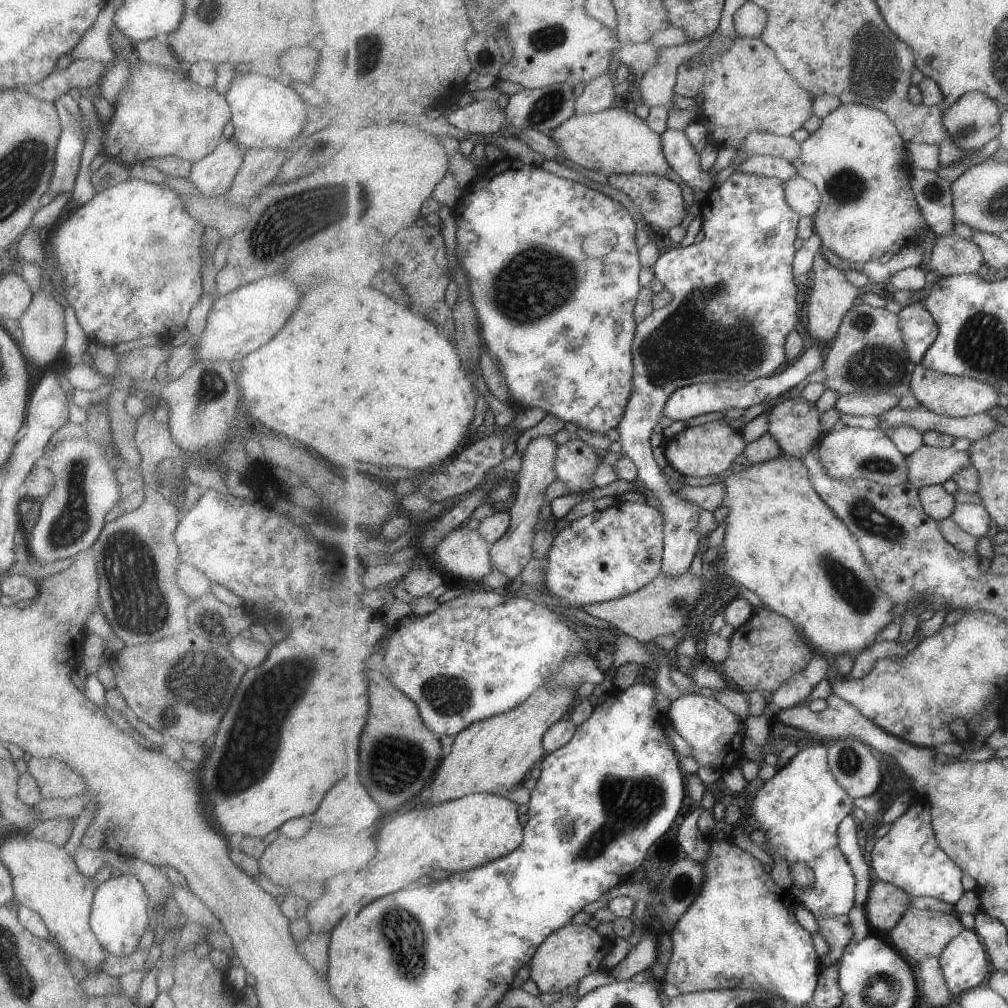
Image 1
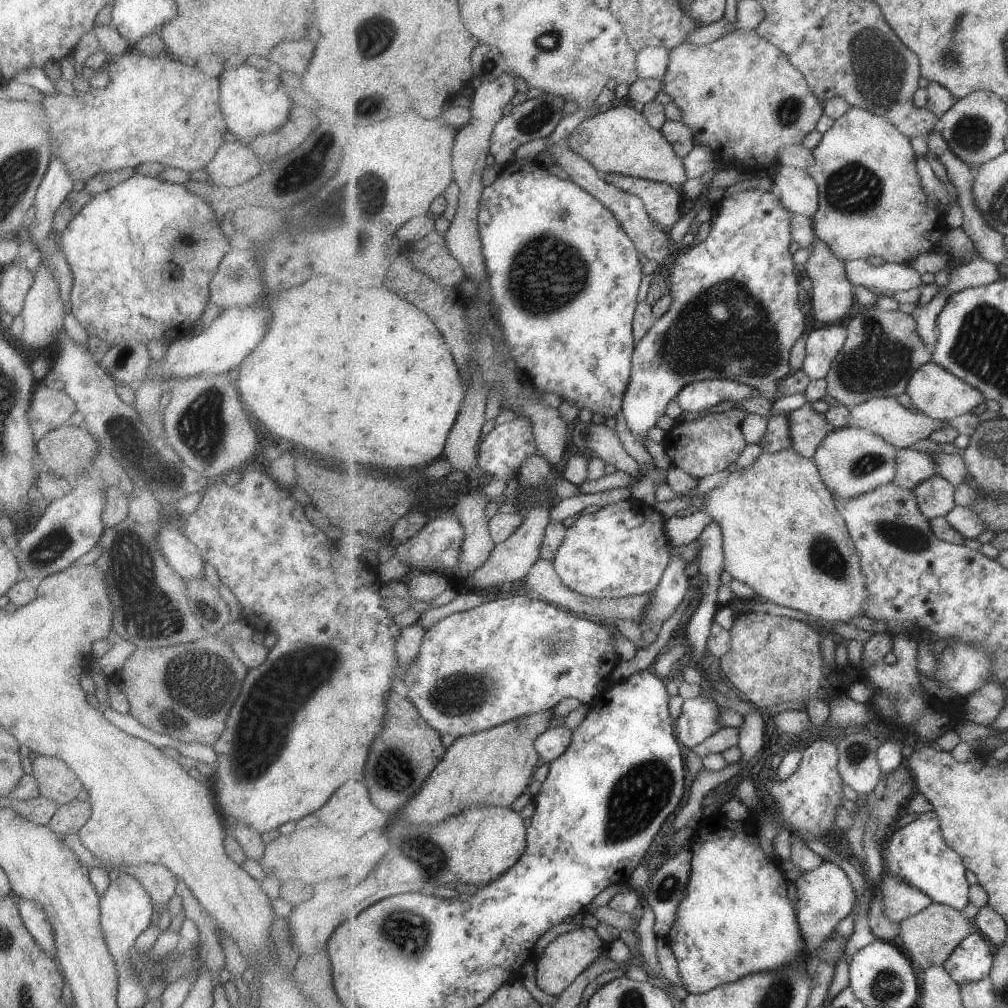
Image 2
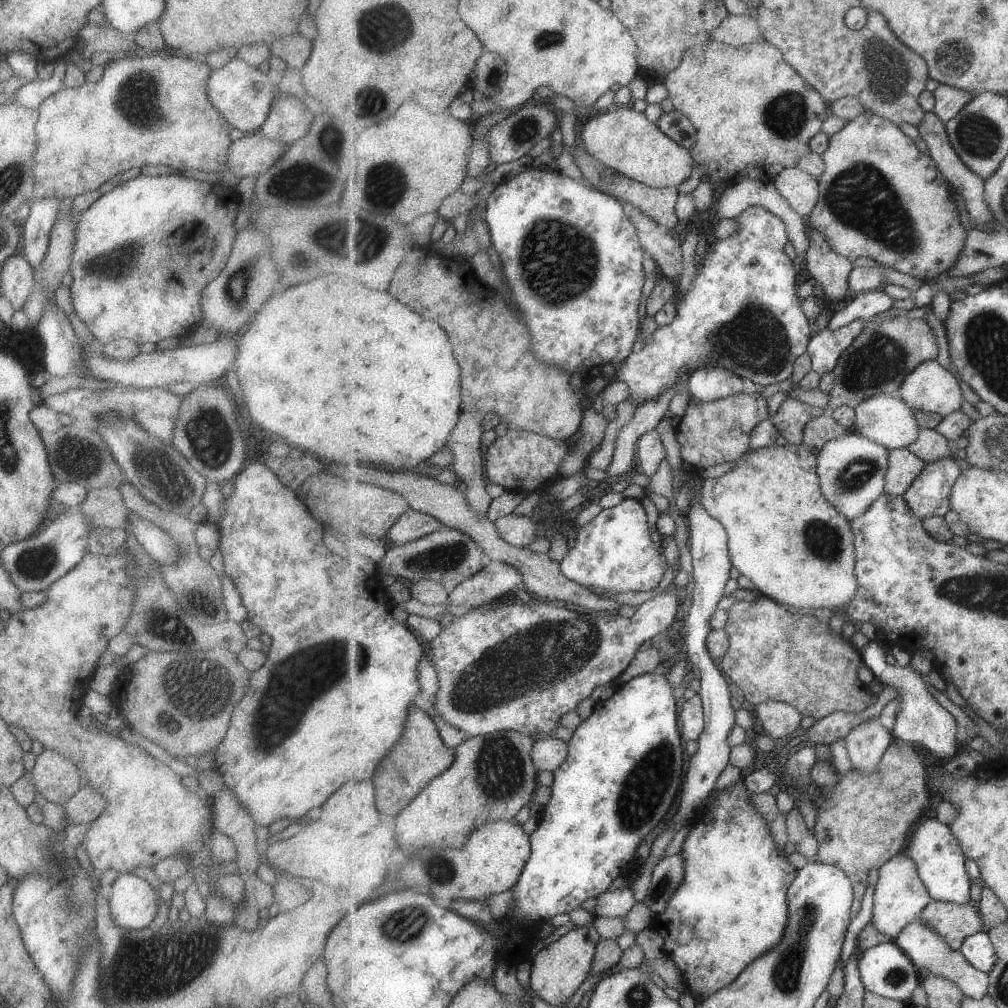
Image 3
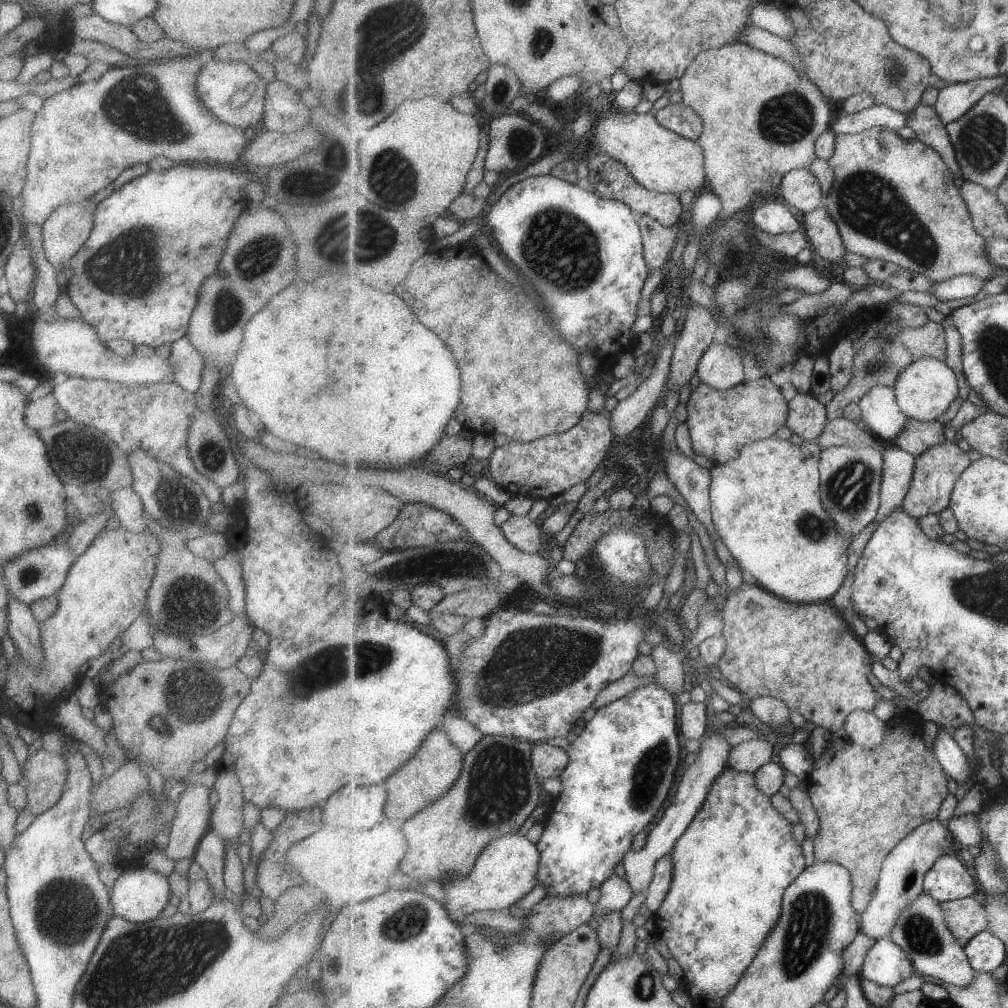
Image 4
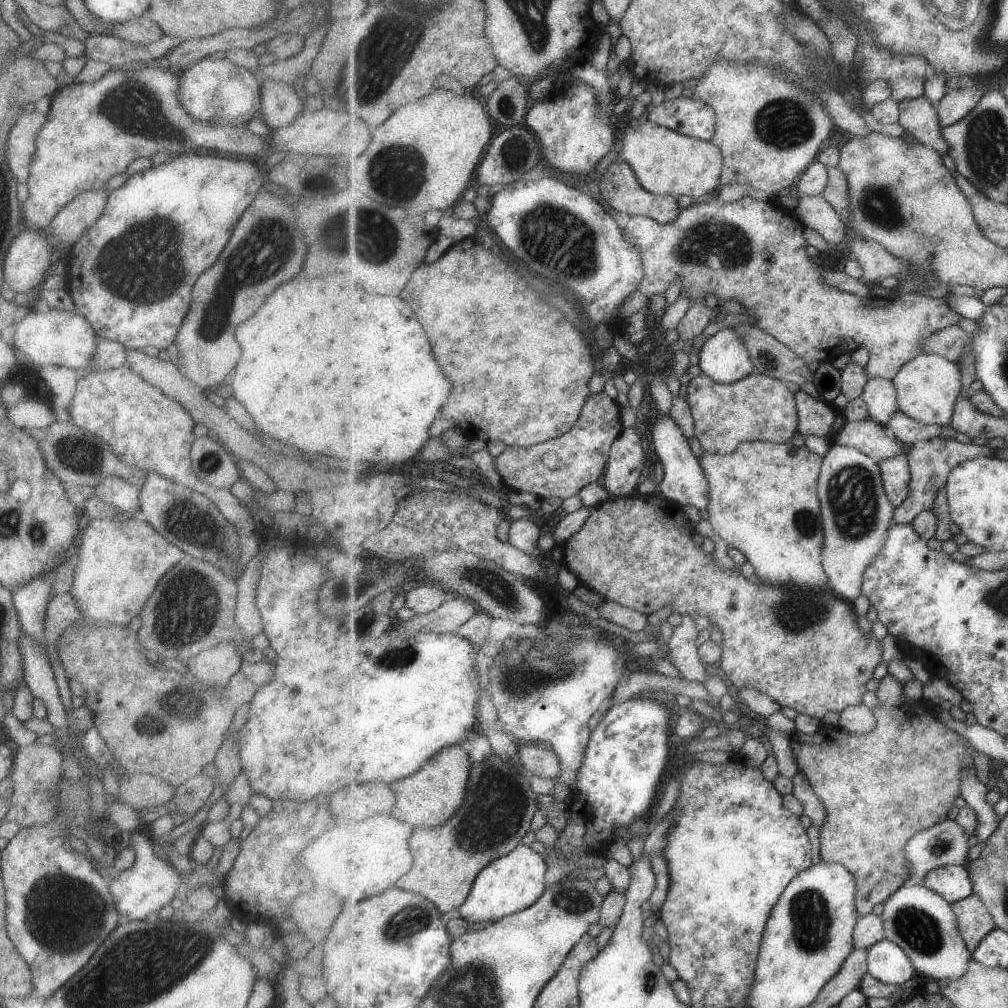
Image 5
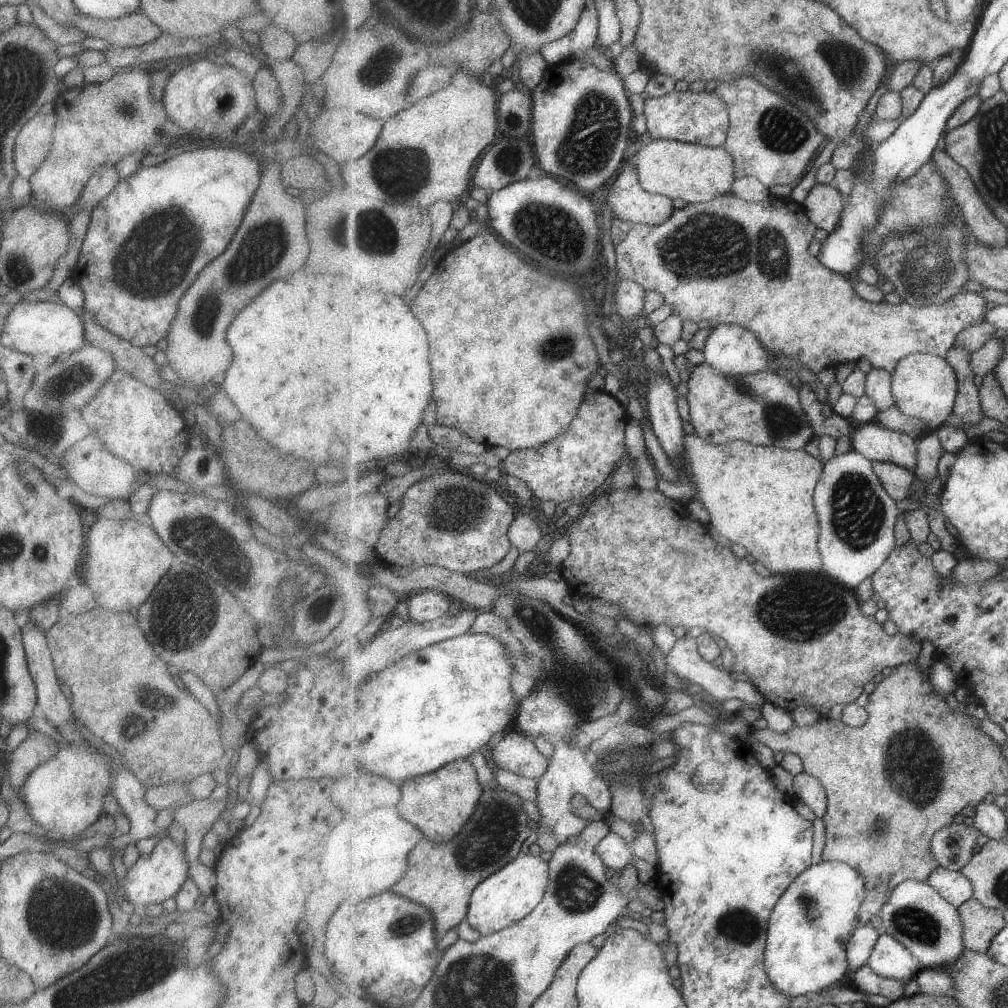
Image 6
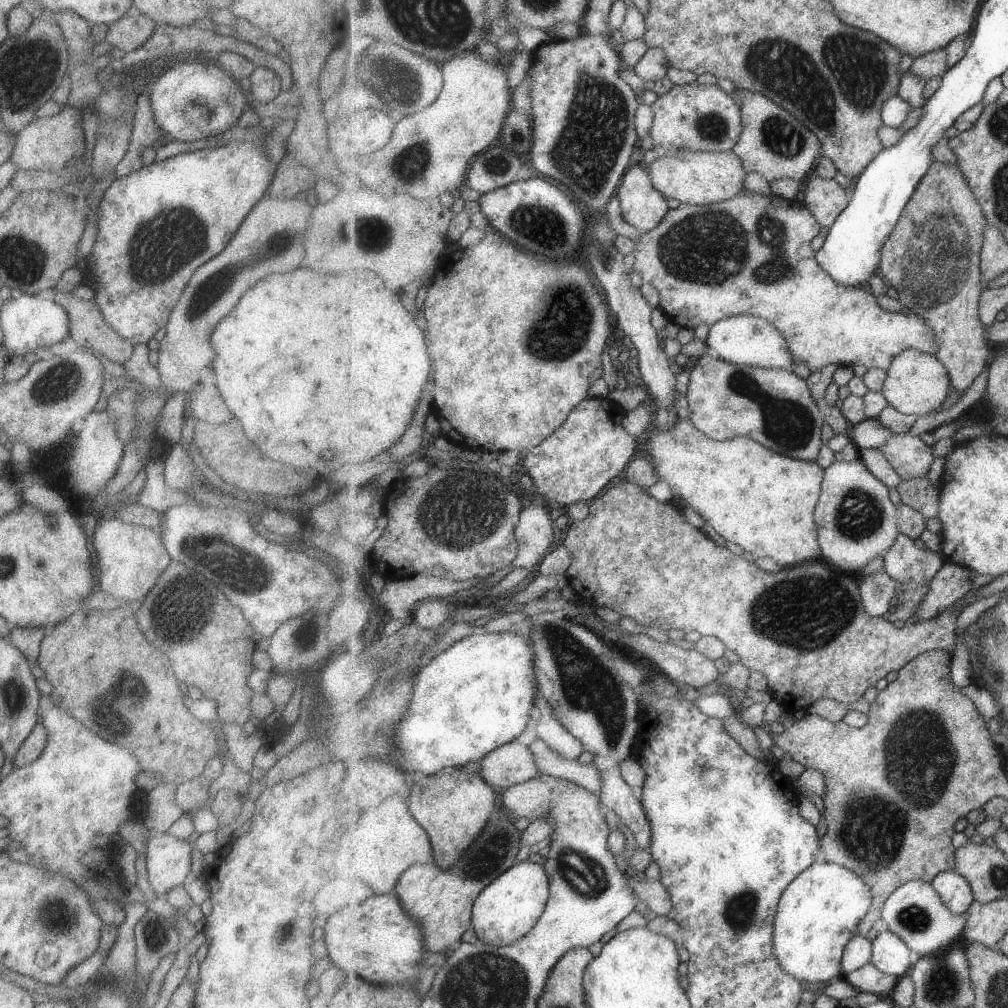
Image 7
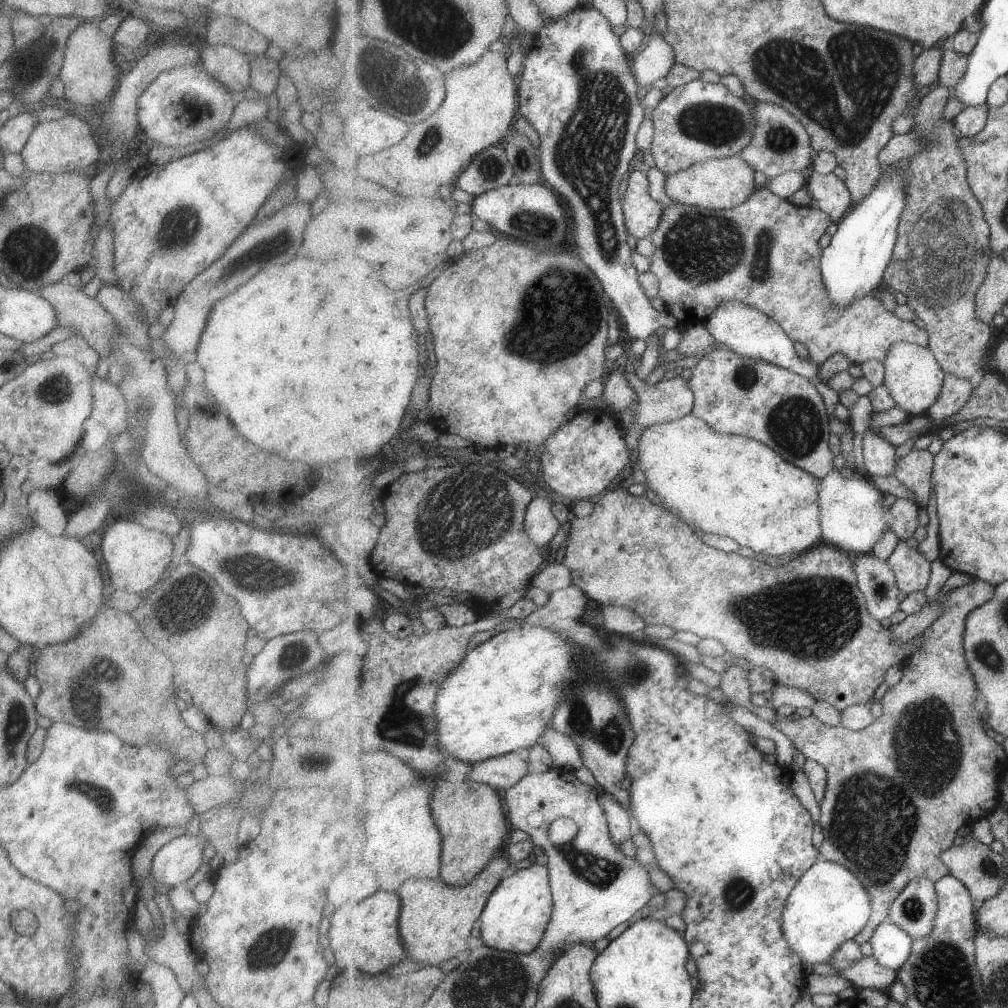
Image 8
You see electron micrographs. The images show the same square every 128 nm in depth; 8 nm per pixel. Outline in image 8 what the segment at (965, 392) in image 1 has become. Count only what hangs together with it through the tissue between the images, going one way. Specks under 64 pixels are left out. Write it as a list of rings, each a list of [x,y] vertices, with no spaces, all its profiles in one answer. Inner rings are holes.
[[[910,342],[896,344],[892,348],[886,364],[885,386],[888,386],[896,403],[913,417],[928,414],[942,395],[944,378],[947,374],[931,348]]]

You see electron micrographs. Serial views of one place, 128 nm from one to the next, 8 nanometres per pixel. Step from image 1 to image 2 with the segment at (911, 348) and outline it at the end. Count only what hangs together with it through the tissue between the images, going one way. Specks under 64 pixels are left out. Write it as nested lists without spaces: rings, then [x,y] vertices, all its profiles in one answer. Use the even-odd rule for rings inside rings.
[[[939,292],[927,306],[920,305],[920,308],[913,314],[914,318],[918,320],[918,334],[931,348],[939,342],[941,335],[939,333],[940,314],[944,312],[944,308],[952,296],[954,296],[954,292]]]

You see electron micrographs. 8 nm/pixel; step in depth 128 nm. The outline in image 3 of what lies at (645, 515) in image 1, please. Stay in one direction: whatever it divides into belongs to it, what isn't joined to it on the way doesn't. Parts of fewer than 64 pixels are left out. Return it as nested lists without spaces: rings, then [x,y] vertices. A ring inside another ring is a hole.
[[[624,498],[615,507],[604,509],[589,524],[578,528],[571,551],[562,563],[568,578],[600,592],[650,592],[660,586],[668,570],[668,558],[654,540],[646,498]]]

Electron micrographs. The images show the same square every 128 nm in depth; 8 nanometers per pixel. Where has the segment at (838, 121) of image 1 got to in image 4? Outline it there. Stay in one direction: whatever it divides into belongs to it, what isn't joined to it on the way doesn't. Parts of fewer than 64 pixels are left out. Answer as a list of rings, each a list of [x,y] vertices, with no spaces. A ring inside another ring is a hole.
[[[875,126],[858,134],[838,135],[836,154],[829,162],[836,170],[836,184],[824,205],[839,224],[849,252],[894,262],[935,282],[974,275],[987,283],[997,277],[995,271],[1002,267],[996,266],[988,254],[989,240],[976,228],[956,174],[936,148],[918,138],[902,138],[895,130]]]

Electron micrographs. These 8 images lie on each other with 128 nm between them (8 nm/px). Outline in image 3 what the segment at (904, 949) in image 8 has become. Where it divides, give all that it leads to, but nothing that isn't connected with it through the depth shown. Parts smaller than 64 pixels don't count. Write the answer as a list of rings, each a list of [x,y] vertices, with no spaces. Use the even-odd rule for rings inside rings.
[[[896,940],[866,950],[862,960],[860,960],[860,970],[868,991],[886,996],[886,998],[900,1000],[908,1006],[911,1006],[911,1002],[914,1000],[914,992],[922,982],[919,966]]]

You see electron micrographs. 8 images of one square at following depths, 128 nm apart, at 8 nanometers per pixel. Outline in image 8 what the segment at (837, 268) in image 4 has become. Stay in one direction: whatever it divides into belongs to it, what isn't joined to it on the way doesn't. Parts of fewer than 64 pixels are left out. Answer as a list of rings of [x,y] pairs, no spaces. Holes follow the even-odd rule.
[[[814,172],[808,183],[813,202],[811,207],[826,212],[832,222],[840,224],[840,220],[855,205],[851,189],[836,174],[822,175]]]

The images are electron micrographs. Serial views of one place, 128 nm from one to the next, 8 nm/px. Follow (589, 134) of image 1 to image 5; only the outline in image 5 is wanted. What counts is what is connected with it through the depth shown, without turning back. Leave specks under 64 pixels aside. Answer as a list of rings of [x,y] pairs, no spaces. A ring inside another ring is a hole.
[[[631,120],[623,134],[622,158],[636,168],[641,183],[652,194],[692,196],[695,199],[705,194],[717,194],[724,185],[724,152],[712,141],[683,135],[681,132],[656,126],[654,122]]]

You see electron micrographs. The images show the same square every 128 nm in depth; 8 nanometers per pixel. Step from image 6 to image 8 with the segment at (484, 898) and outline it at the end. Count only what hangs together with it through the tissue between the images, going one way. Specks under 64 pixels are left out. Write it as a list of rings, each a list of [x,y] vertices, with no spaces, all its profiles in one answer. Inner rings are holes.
[[[540,864],[520,870],[500,884],[487,903],[482,921],[482,938],[485,943],[500,951],[512,953],[535,952],[543,942],[552,921],[555,896],[551,886],[551,870]]]

